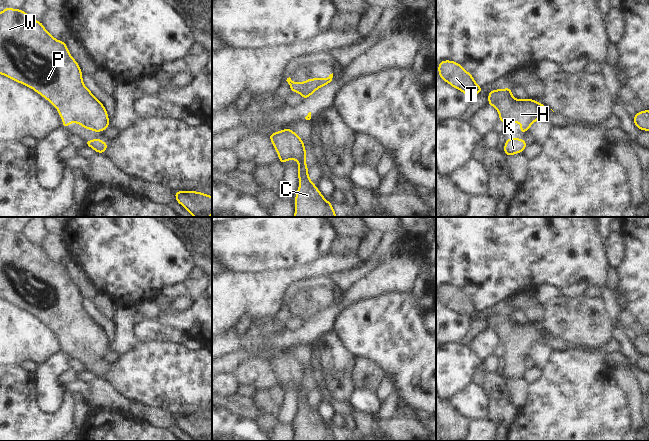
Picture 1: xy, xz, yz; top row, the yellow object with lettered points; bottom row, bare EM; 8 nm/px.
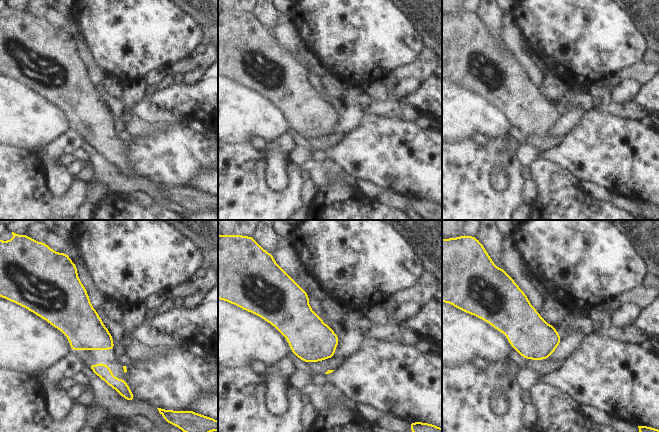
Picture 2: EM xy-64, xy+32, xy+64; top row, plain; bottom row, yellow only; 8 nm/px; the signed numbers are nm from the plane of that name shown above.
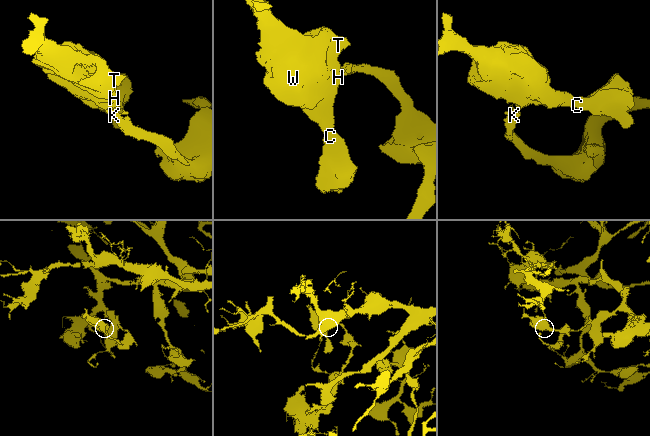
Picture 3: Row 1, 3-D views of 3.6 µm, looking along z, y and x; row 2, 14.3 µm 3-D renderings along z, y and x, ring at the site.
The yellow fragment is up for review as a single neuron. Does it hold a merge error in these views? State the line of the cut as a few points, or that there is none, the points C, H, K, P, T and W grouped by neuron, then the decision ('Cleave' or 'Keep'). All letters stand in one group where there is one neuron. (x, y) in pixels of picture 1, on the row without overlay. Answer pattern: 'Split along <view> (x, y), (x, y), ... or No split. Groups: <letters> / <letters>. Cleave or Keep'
No split. Groups: C H K P T W. Keep

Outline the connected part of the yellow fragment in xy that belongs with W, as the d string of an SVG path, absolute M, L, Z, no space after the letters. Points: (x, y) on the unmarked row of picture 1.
M4 231L0 237L0 298L31 312L50 326L58 335L64 353L67 353L70 347L76 347L87 354L99 357L110 350L107 333L85 310L81 292L71 280L67 268L55 263L42 246L33 243L22 233Z

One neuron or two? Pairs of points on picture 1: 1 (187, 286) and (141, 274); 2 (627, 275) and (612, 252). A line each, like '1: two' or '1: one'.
1: two
2: two

